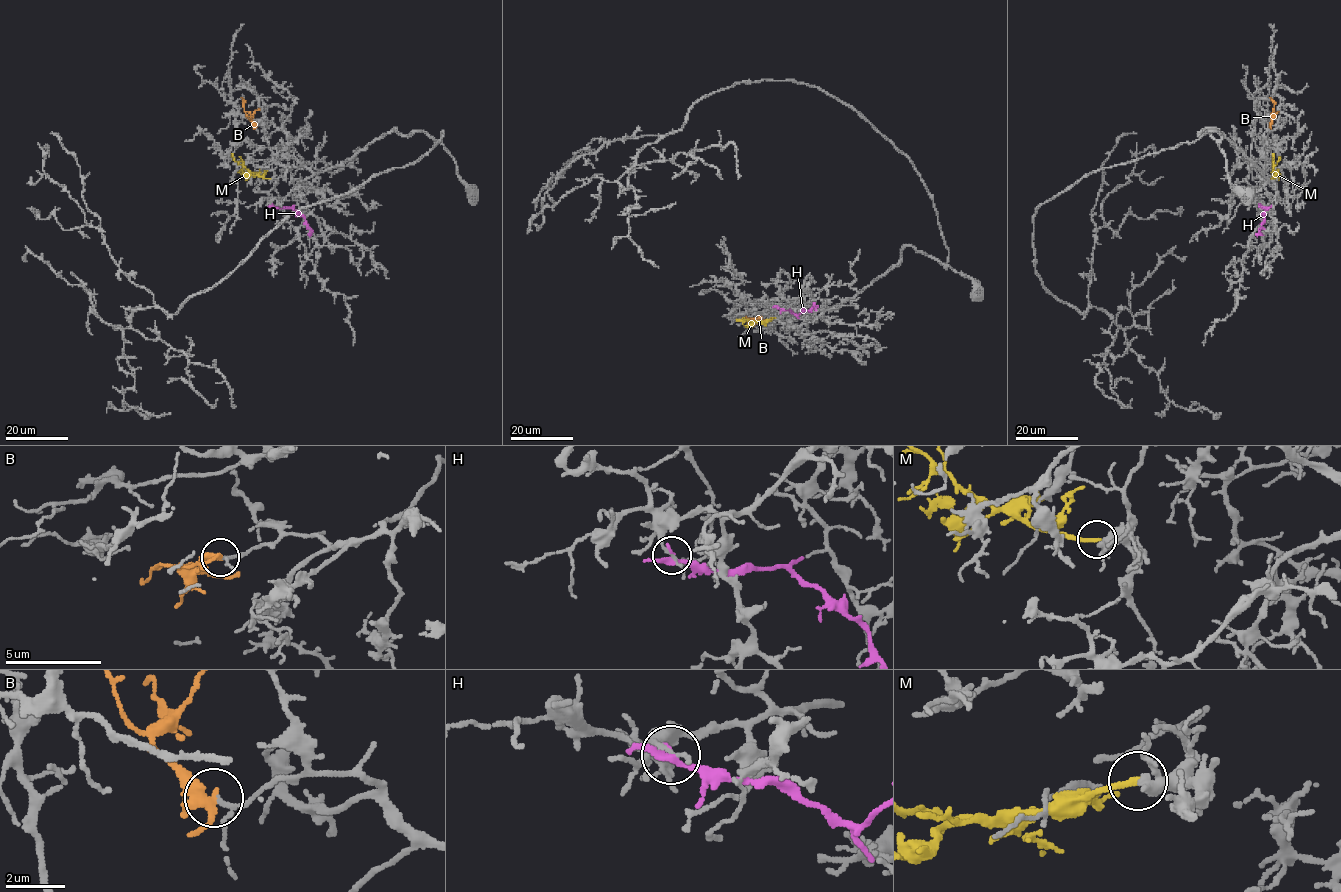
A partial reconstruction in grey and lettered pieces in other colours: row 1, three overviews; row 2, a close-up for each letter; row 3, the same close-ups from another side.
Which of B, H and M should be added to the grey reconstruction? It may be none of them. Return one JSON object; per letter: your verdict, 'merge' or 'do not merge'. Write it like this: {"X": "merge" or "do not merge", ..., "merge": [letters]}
{"B": "merge", "H": "do not merge", "M": "do not merge", "merge": ["B"]}

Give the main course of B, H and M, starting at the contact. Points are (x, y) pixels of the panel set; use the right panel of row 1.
B: (1270, 124), (1274, 108), (1269, 97)
H: (1260, 205), (1267, 208), (1259, 233), (1255, 233)
M: (1271, 179), (1275, 173), (1272, 155)

